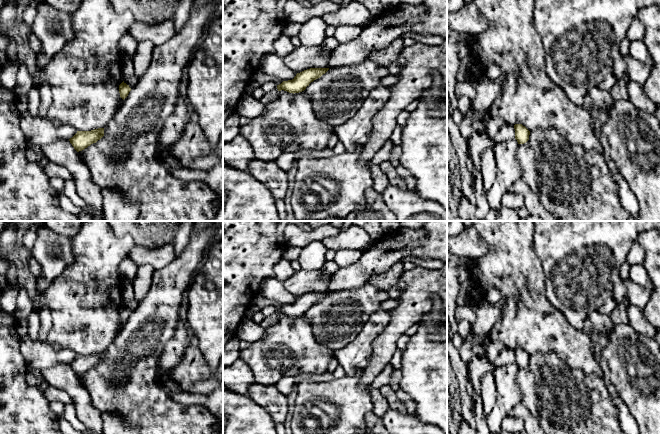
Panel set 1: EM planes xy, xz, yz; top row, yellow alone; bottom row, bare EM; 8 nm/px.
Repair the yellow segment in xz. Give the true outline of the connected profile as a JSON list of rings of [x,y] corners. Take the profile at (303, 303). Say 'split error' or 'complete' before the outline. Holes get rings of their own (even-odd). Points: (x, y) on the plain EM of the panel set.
split error; [[[310,292],[297,297],[292,304],[283,305],[281,308],[277,309],[277,312],[275,314],[265,317],[260,325],[264,329],[268,329],[279,321],[279,316],[281,314],[293,318],[302,316],[306,313],[307,310],[309,310],[311,306],[320,302],[328,294],[329,292]]]

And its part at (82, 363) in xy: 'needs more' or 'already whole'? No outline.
already whole

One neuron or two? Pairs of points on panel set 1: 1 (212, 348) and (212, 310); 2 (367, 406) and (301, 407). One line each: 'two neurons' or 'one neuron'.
1: one neuron
2: one neuron

